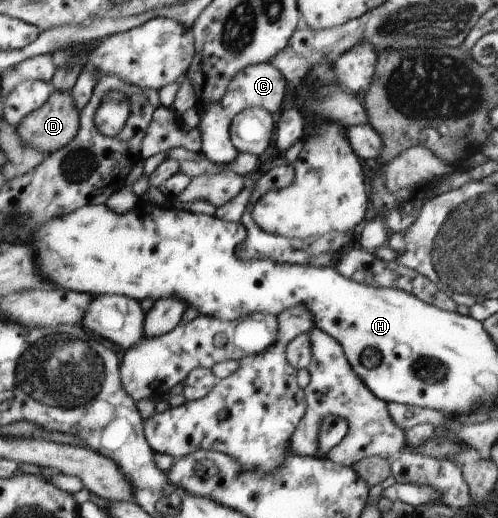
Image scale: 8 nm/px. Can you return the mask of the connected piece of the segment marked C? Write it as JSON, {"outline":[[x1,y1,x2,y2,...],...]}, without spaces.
{"outline":[[271,62,252,65,244,69,234,78,228,87,228,93,218,103,210,103,206,110,201,110,200,133,203,135,203,151,205,157,213,164,228,166,238,157,239,151,232,143,230,129,233,121,250,107,262,107,270,113,276,113,286,95,286,77]]}

